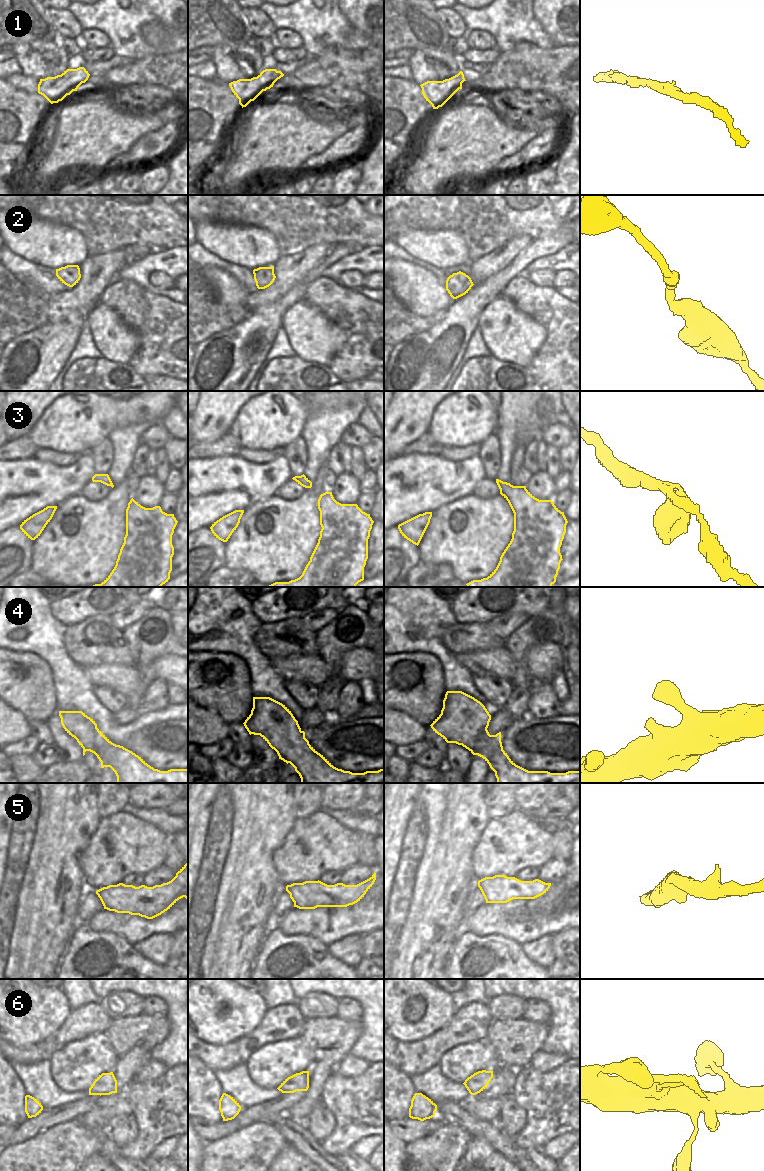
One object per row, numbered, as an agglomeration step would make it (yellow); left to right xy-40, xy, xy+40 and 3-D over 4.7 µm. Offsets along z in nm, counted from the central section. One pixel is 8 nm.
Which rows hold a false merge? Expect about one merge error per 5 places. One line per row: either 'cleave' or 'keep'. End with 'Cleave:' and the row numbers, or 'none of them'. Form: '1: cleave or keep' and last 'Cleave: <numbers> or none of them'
1: keep
2: keep
3: keep
4: keep
5: keep
6: keep
Cleave: none of them

